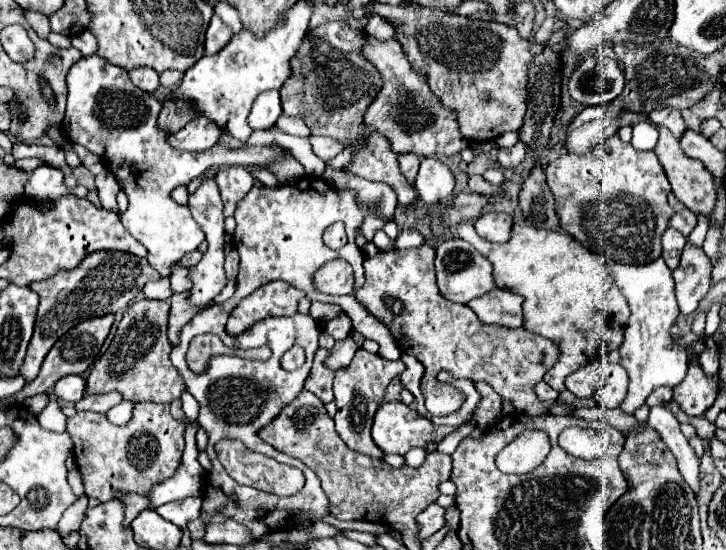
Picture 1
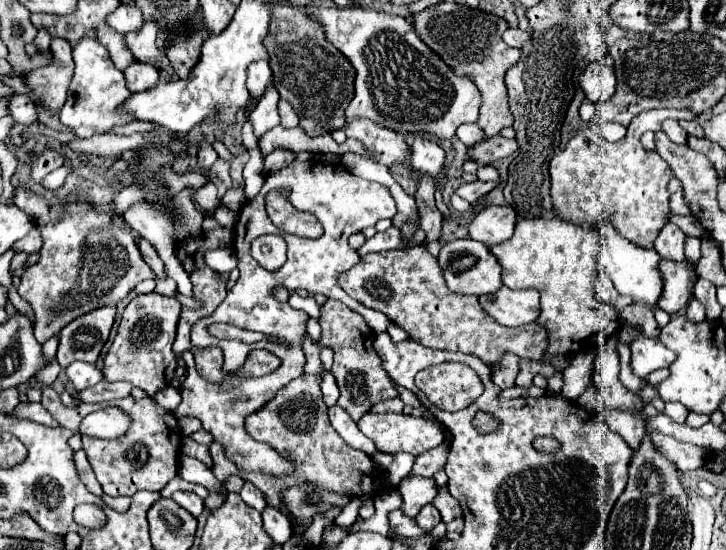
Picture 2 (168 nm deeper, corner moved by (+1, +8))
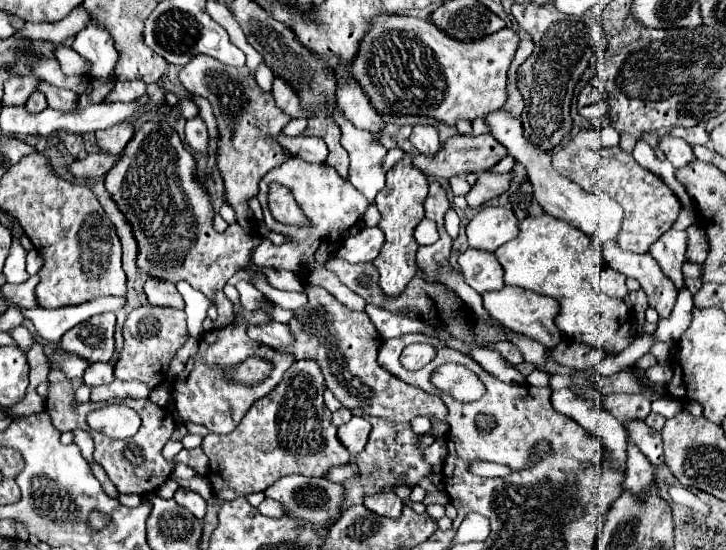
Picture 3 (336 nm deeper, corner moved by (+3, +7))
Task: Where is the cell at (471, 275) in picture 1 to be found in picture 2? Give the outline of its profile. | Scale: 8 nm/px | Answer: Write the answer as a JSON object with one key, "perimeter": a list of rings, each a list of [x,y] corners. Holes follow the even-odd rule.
{"perimeter":[[[457,238],[441,246],[439,252],[439,266],[443,268],[445,274],[445,284],[451,292],[457,294],[473,294],[473,296],[483,296],[483,294],[493,294],[503,286],[501,282],[501,266],[497,258],[489,252],[489,248],[477,240],[471,238]]]}

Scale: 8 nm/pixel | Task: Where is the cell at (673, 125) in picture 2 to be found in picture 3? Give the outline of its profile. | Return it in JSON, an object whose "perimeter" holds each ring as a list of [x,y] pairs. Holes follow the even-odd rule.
{"perimeter":[[[667,135],[667,137],[663,137],[659,147],[667,155],[667,159],[673,163],[675,169],[681,169],[681,167],[689,165],[691,161],[695,161],[695,155],[693,155],[693,149],[689,147],[689,143],[685,143],[679,137]]]}

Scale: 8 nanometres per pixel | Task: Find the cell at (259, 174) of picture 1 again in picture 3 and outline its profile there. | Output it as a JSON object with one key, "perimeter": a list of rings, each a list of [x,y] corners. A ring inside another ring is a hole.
{"perimeter":[[[191,95],[193,103],[197,105],[200,116],[205,121],[209,137],[211,140],[216,141],[218,137],[217,123],[215,121],[215,116],[213,115],[213,108],[207,99],[203,97],[197,97],[197,95]]]}

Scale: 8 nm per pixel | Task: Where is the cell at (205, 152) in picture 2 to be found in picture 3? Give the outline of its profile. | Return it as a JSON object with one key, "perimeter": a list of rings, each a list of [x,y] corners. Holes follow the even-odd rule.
{"perimeter":[[[201,117],[187,119],[187,123],[185,123],[185,143],[189,147],[193,147],[195,151],[201,151],[201,153],[207,151],[207,147],[209,147],[209,135],[207,135],[205,121]]]}

